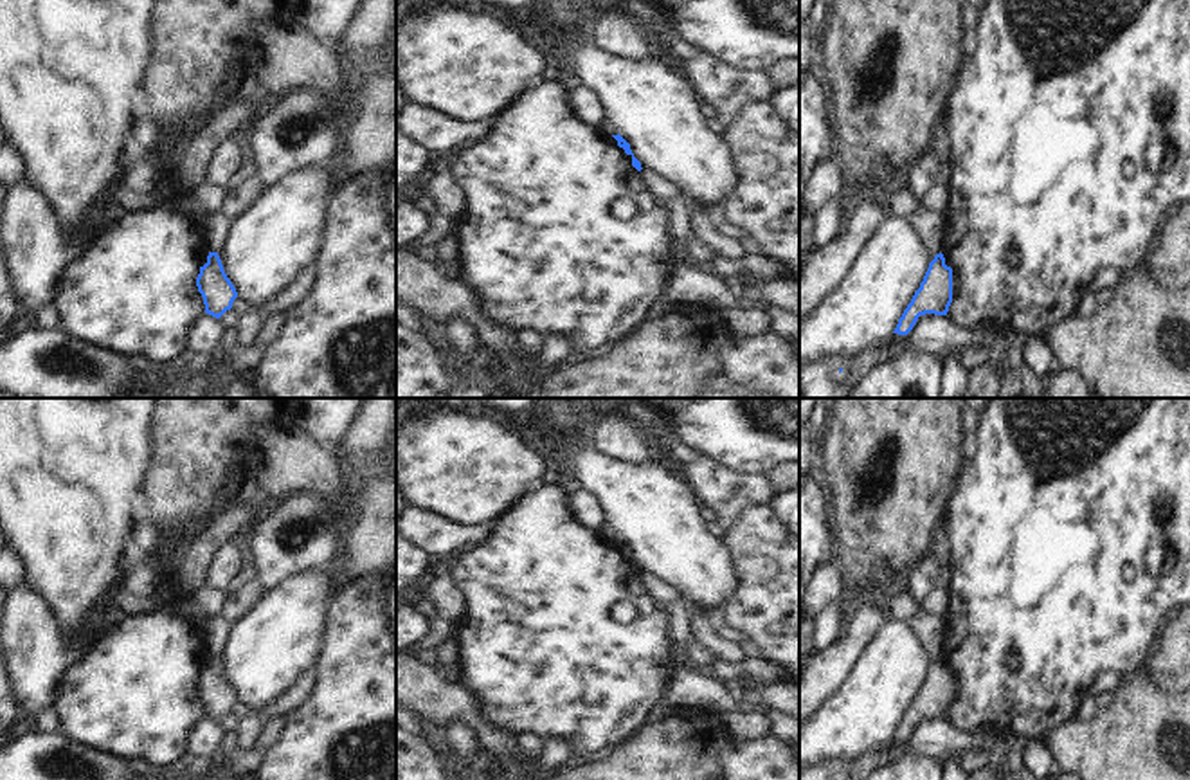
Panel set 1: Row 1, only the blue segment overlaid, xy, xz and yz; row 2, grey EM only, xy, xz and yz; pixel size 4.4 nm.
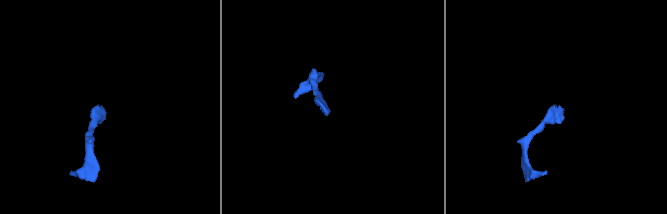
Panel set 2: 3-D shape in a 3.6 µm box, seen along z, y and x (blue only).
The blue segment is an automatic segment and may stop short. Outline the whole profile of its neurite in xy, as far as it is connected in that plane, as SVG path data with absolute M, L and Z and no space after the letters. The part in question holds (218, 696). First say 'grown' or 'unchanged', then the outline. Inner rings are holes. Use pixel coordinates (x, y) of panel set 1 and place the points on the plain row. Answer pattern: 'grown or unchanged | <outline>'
unchanged | M209 656L207 667L200 670L196 690L203 701L205 717L216 722L230 713L234 703L238 701L234 688L223 674L218 656Z

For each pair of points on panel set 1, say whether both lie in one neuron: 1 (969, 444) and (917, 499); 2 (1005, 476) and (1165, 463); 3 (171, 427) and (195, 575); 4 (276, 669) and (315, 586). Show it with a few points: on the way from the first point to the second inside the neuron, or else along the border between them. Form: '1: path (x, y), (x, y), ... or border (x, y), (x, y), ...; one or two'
1: border (962, 433), (964, 462); two
2: path (1045, 492), (1059, 492), (1099, 463), (1126, 463); one
3: border (220, 508), (186, 543); two
4: path (276, 649), (276, 638), (297, 606); one

